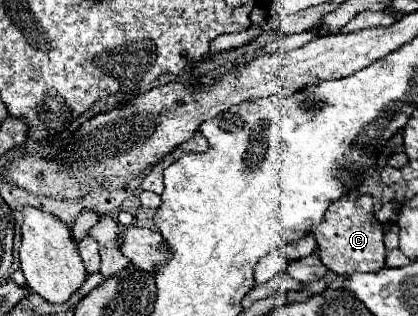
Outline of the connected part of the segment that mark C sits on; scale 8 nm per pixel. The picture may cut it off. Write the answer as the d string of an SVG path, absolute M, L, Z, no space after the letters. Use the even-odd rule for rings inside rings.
M346 195L332 203L324 215L324 221L312 227L312 235L318 241L320 261L326 269L336 275L350 275L356 271L380 271L384 267L386 249L384 249L384 233L382 225L376 221L372 213L372 197L360 195L356 199L348 199Z

